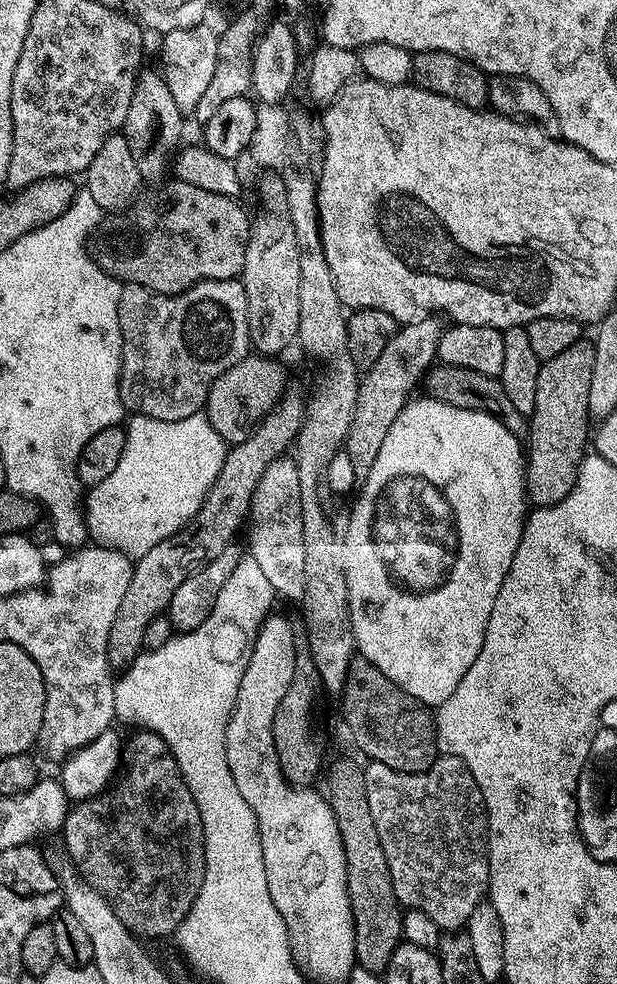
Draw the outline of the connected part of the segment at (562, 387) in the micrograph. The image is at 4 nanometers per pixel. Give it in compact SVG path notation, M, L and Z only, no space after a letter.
M581 338L578 342L574 342L574 346L562 350L562 354L543 361L538 370L538 395L534 397L534 410L526 437L526 496L535 507L545 508L562 502L562 498L566 498L570 490L574 490L580 463L586 455L584 447L587 444L589 447L590 444L588 403L590 402L590 374L593 370L594 343L588 338Z

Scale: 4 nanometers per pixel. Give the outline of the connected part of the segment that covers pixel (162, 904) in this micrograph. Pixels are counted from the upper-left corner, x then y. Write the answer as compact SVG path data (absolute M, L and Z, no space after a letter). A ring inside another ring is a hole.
M136 730L132 737L127 737L126 747L122 752L122 775L107 790L98 796L92 796L89 800L79 801L69 811L68 817L64 822L62 836L64 836L64 844L68 847L68 854L72 858L71 863L74 865L77 873L91 886L94 890L98 890L108 899L108 903L118 914L118 918L124 925L129 928L137 937L144 936L168 936L171 937L179 928L181 922L186 918L186 914L190 914L190 906L194 906L194 902L198 898L198 890L202 890L202 878L204 877L204 827L202 826L202 818L198 806L194 802L192 792L188 788L188 784L178 770L178 762L174 758L172 748L166 746L166 742L156 732L147 730Z

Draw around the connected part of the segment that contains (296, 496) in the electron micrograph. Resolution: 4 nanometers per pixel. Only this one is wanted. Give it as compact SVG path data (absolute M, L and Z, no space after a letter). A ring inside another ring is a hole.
M283 456L268 464L255 487L250 510L256 524L248 536L249 555L255 558L281 599L300 602L304 592L304 532L300 481L294 459Z

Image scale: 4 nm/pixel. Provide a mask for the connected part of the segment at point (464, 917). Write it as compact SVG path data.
M441 755L431 768L424 772L399 772L390 769L382 762L371 761L363 765L365 776L365 794L370 798L370 815L374 817L374 826L378 826L378 838L382 842L382 854L386 854L386 866L390 866L390 878L394 882L394 894L405 909L417 908L422 914L430 914L434 922L442 930L460 930L467 925L474 908L485 903L488 896L488 815L482 798L482 790L478 782L474 782L474 774L462 762L453 756Z

